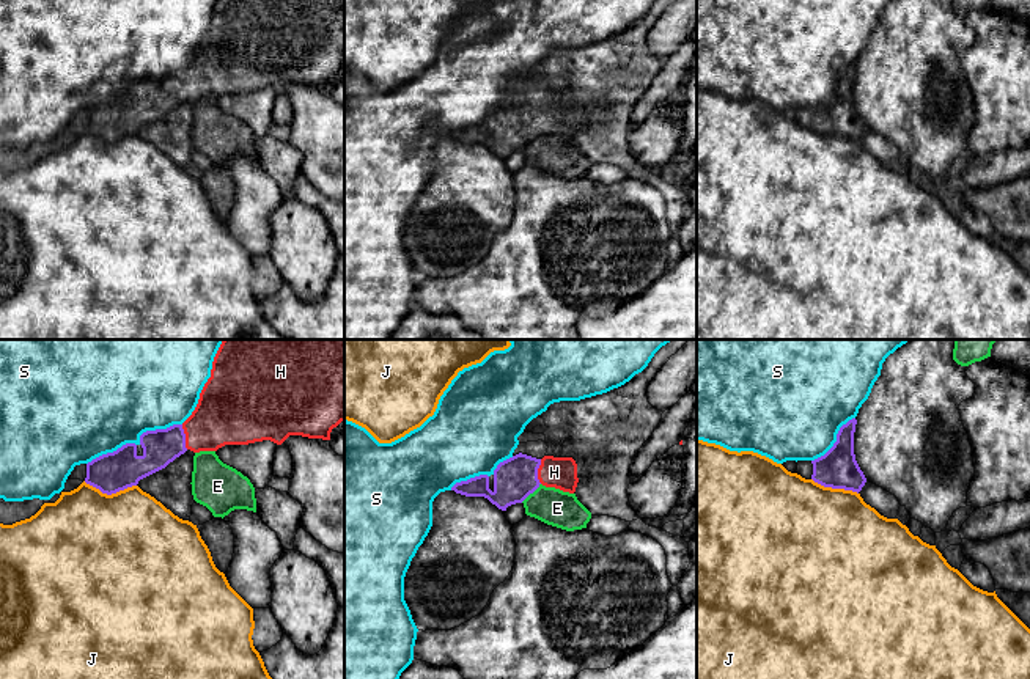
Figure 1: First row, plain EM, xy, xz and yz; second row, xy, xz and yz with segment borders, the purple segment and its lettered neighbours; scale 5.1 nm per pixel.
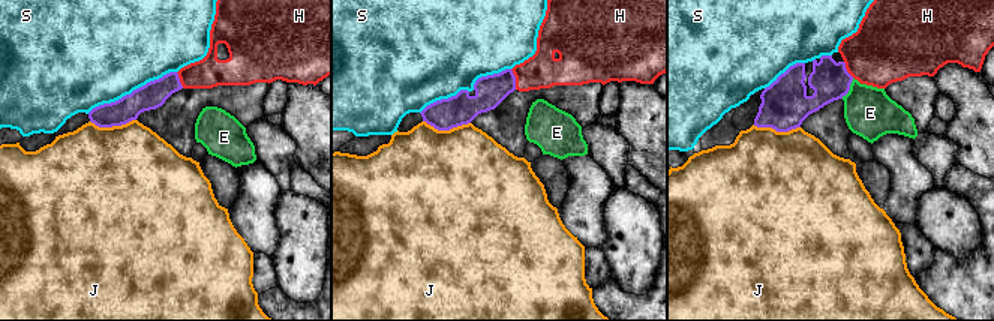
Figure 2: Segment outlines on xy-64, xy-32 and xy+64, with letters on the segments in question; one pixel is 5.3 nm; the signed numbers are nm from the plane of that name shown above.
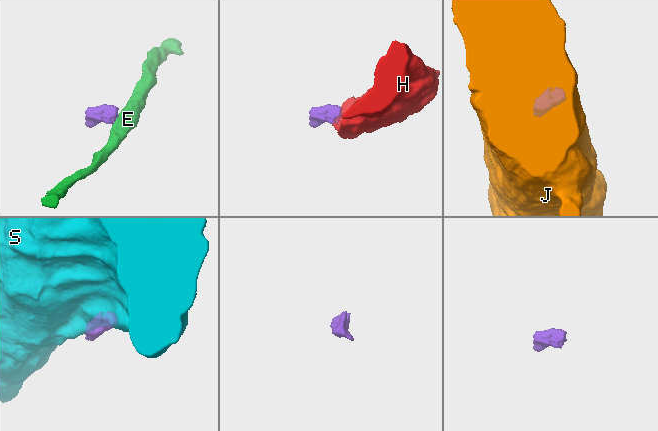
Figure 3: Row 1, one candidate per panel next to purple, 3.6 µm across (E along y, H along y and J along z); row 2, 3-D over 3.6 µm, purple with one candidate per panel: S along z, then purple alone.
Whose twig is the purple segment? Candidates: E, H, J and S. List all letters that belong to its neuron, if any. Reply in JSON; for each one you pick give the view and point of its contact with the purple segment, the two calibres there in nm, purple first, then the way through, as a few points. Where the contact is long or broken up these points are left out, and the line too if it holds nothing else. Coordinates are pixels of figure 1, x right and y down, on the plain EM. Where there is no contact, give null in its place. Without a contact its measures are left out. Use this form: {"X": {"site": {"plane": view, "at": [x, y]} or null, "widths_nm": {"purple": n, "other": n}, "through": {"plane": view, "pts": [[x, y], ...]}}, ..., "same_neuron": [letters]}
{"H": {"site": {"plane": "xy", "at": [184, 85]}, "widths_nm": {"purple": 190, "other": 320}, "through": {"plane": "xy", "pts": [[161, 95], [184, 85], [209, 76], [227, 62]]}}, "same_neuron": ["H"]}

